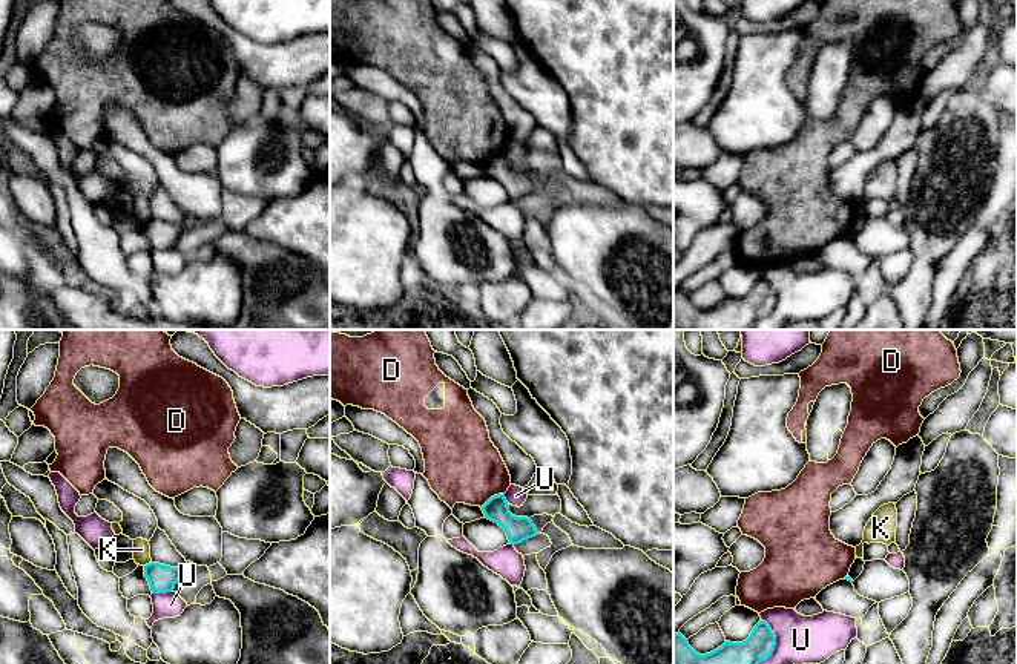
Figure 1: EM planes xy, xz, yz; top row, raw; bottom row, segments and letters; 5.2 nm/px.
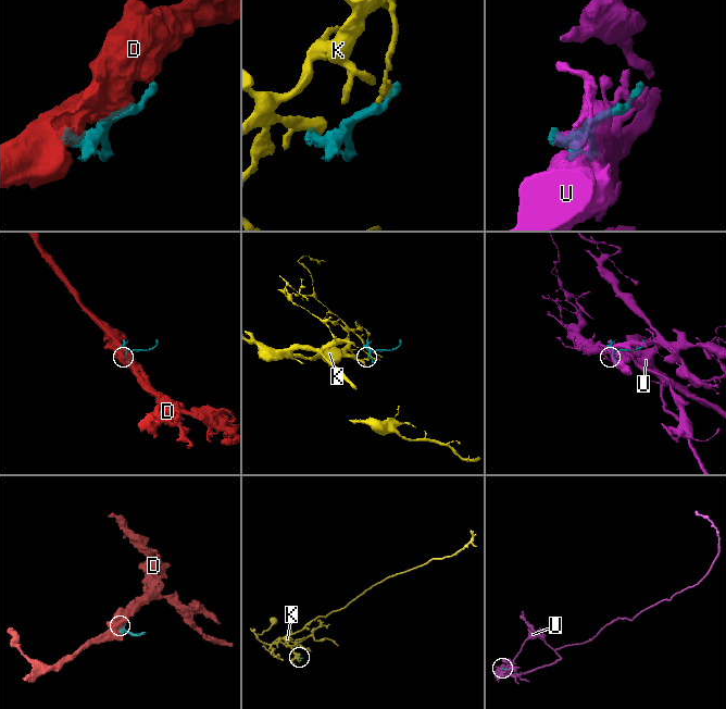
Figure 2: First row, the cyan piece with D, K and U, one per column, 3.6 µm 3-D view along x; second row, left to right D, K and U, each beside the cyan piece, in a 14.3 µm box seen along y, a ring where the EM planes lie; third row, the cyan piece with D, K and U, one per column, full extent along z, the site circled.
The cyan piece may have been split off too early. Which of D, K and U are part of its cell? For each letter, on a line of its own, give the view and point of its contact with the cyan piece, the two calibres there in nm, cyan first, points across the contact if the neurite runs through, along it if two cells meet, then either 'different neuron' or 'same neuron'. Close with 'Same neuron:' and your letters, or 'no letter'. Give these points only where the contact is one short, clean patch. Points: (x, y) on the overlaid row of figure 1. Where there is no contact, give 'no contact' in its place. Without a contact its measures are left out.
D: xz (491, 497) | 130/400 nm | different neuron
K: xy (149, 563) | 150/100 nm | along xy (151, 562), (144, 566) | different neuron
U: yz (775, 643) | 150/260 nm | different neuron
Same neuron: no letter

